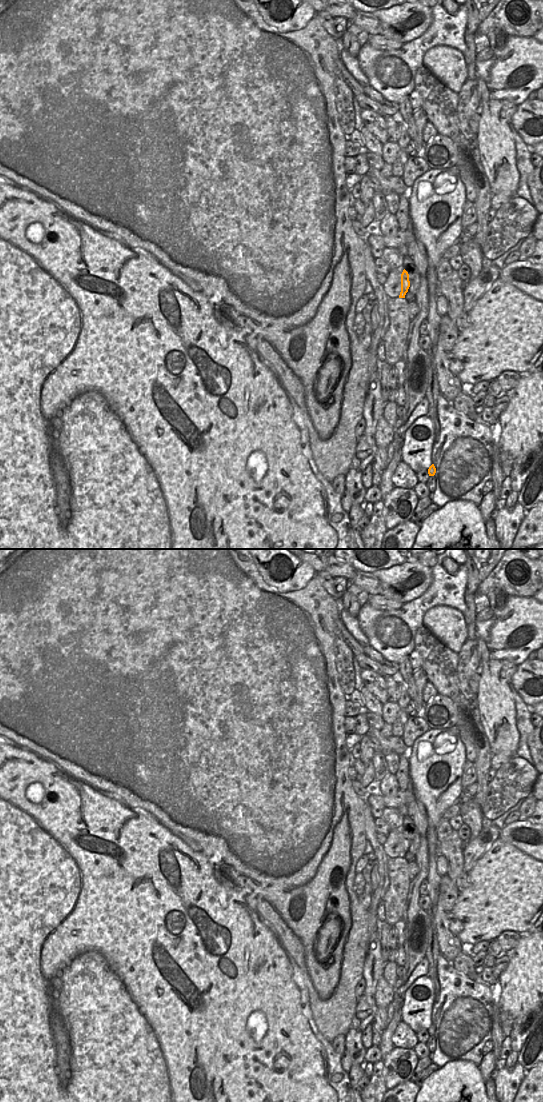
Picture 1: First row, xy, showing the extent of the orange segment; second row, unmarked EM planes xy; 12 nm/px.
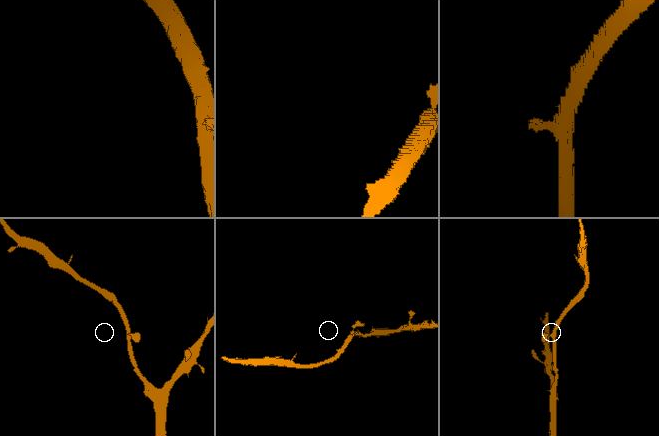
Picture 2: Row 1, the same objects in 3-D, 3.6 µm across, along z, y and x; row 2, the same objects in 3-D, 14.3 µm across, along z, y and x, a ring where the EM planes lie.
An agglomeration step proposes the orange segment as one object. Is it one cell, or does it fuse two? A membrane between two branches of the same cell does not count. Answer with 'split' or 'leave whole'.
leave whole

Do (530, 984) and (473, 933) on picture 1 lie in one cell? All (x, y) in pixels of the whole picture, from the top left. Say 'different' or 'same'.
different

